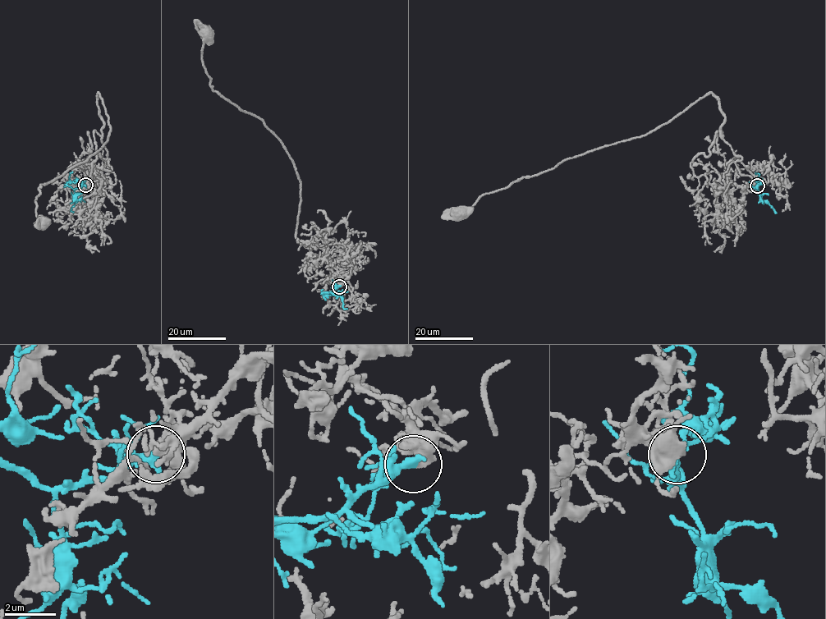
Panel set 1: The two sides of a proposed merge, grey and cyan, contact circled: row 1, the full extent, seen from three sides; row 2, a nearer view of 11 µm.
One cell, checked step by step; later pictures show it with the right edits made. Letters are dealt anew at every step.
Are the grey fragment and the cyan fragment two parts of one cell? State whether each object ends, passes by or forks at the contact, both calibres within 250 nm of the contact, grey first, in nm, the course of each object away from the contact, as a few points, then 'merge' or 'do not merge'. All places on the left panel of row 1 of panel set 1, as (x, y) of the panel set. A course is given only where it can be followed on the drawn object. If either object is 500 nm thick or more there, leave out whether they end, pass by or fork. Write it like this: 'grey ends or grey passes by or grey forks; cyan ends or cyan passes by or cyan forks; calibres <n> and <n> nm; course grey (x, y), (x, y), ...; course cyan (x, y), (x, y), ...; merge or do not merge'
grey ends; cyan ends; calibres 420 and 360 nm; course grey (85, 185), (107, 155), (99, 93), (109, 116), (108, 140), (85, 161), (41, 184), (35, 211), (45, 220); course cyan (85, 185), (75, 190), (75, 201), (71, 211), (74, 212); merge

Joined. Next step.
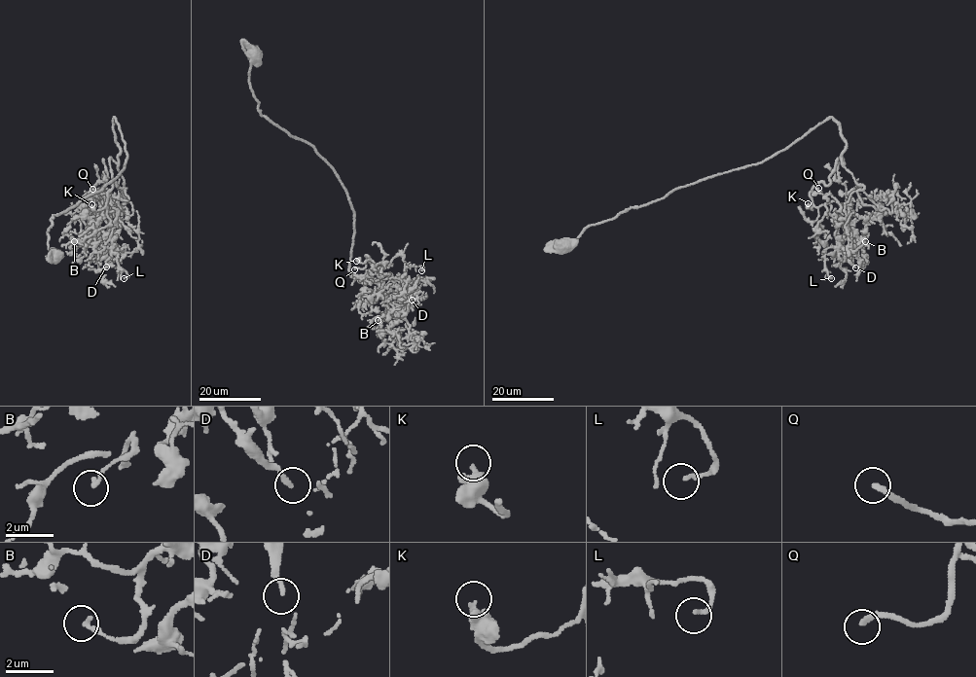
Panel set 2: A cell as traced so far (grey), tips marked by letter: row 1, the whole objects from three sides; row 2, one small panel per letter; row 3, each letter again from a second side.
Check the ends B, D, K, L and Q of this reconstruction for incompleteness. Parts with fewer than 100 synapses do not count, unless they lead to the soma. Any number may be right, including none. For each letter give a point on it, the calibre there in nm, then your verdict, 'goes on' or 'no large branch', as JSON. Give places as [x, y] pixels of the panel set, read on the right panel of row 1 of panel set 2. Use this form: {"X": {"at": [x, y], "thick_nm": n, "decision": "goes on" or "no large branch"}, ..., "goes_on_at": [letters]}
{"B": {"at": [865, 241], "thick_nm": 190, "decision": "no large branch"}, "D": {"at": [855, 267], "thick_nm": 130, "decision": "no large branch"}, "K": {"at": [808, 203], "thick_nm": 400, "decision": "no large branch"}, "L": {"at": [831, 278], "thick_nm": 150, "decision": "no large branch"}, "Q": {"at": [818, 188], "thick_nm": 200, "decision": "goes on"}, "goes_on_at": ["Q"]}

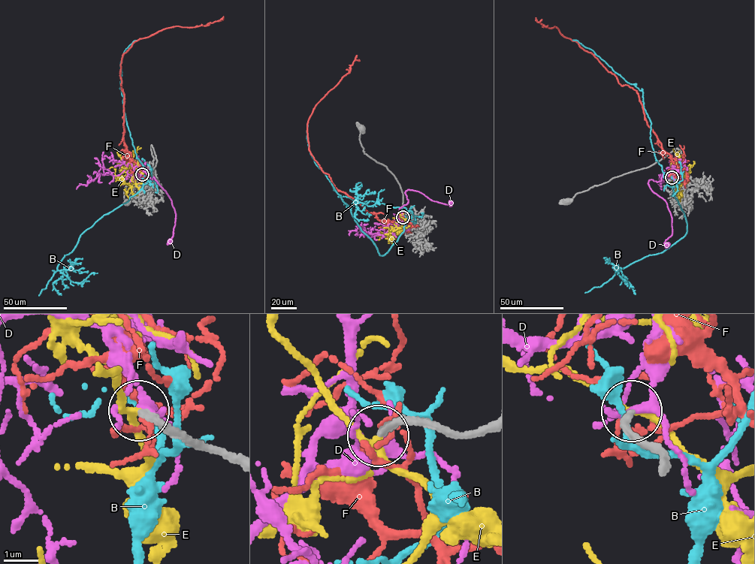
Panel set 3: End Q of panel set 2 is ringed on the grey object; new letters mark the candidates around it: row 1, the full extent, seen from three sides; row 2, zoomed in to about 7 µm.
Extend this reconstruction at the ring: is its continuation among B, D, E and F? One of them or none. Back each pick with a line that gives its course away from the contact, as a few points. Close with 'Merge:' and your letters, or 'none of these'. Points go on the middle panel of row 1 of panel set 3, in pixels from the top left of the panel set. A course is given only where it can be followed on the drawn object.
E: it runs (403, 217), (403, 222), (397, 223), (391, 231), (391, 227), (387, 224), (394, 224)
Merge: E

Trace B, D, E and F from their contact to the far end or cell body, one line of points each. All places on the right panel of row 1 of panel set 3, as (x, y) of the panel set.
B: (671, 178), (674, 179), (673, 191), (684, 213), (687, 230), (662, 252), (619, 269), (615, 265), (635, 294)
D: (671, 177), (663, 173), (660, 181), (647, 183), (671, 217), (666, 245)
E: (672, 177), (676, 179), (676, 173), (678, 168), (681, 168), (680, 158), (675, 154), (680, 151)
F: (671, 177), (675, 176), (671, 158), (647, 124), (636, 91), (620, 85), (576, 41), (536, 17)

